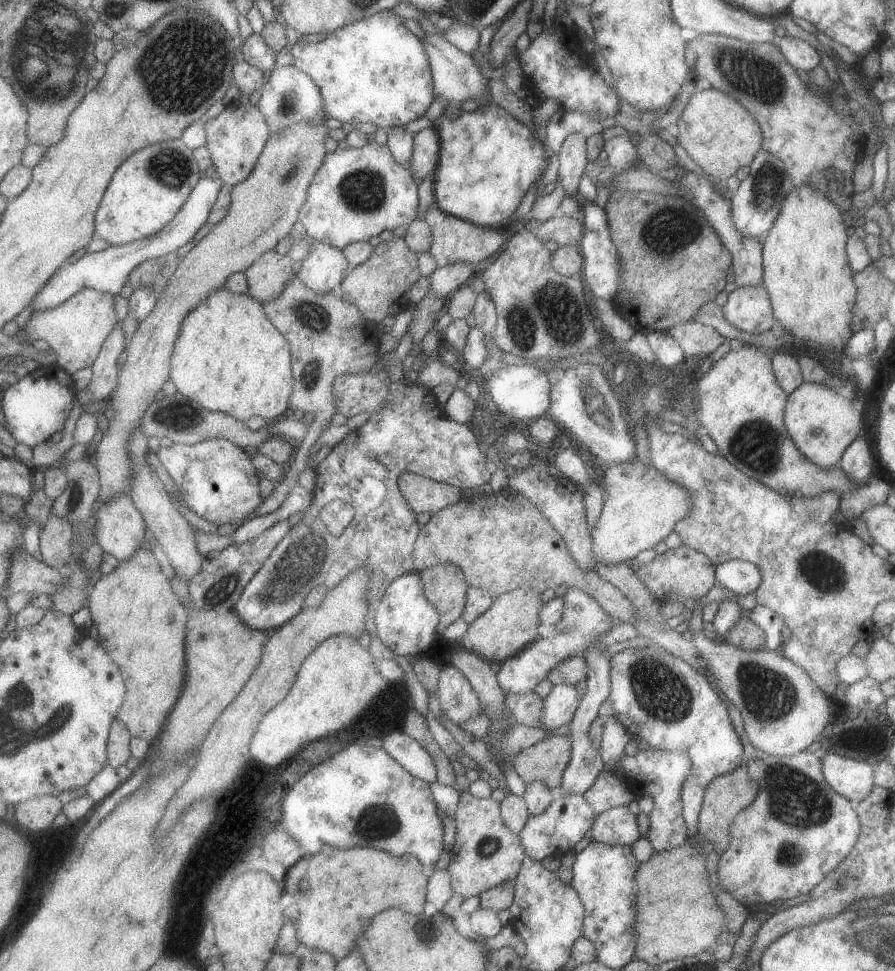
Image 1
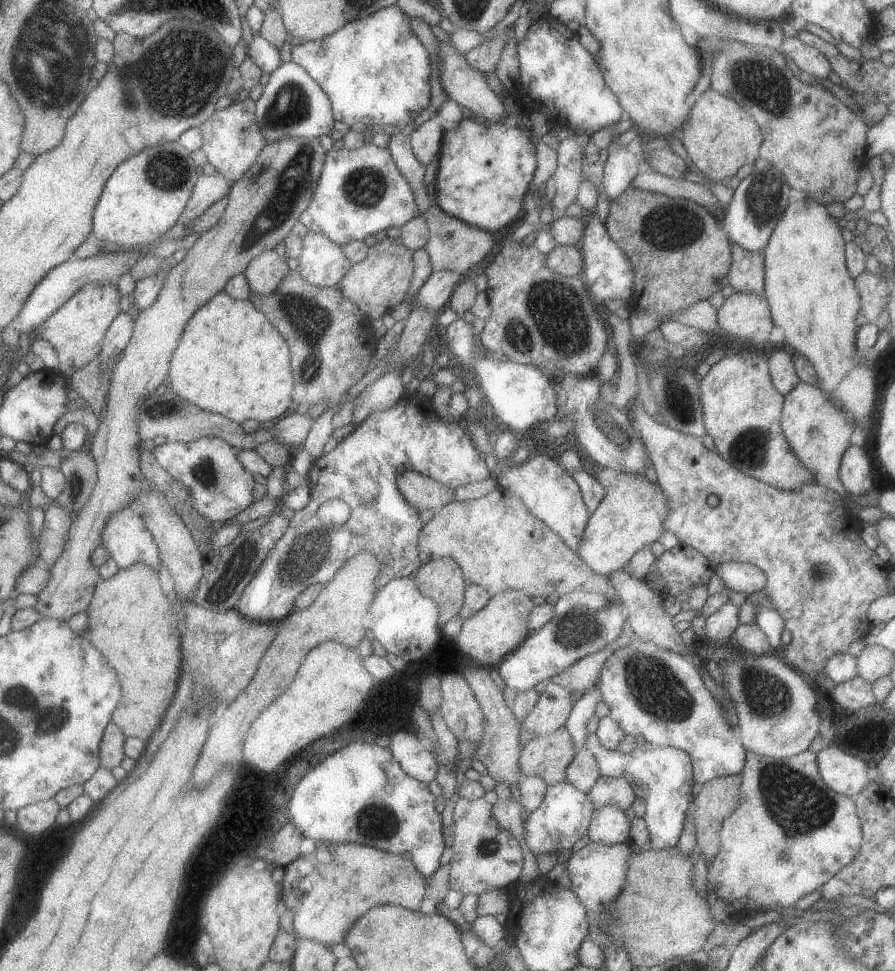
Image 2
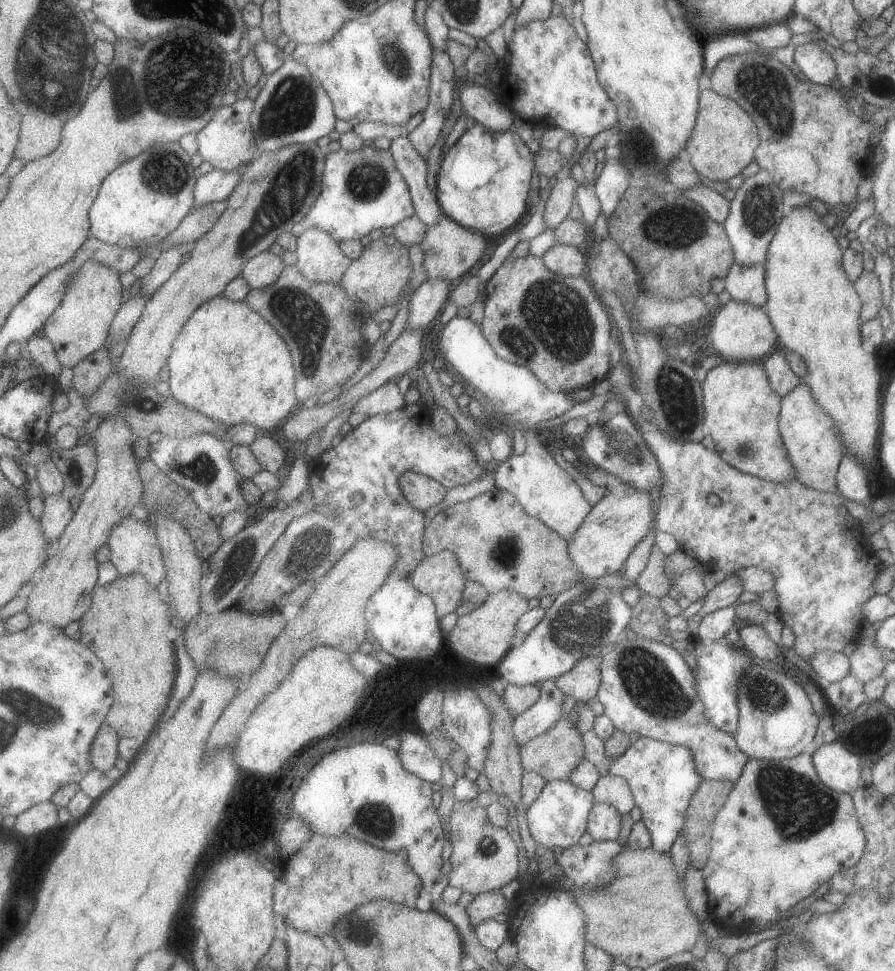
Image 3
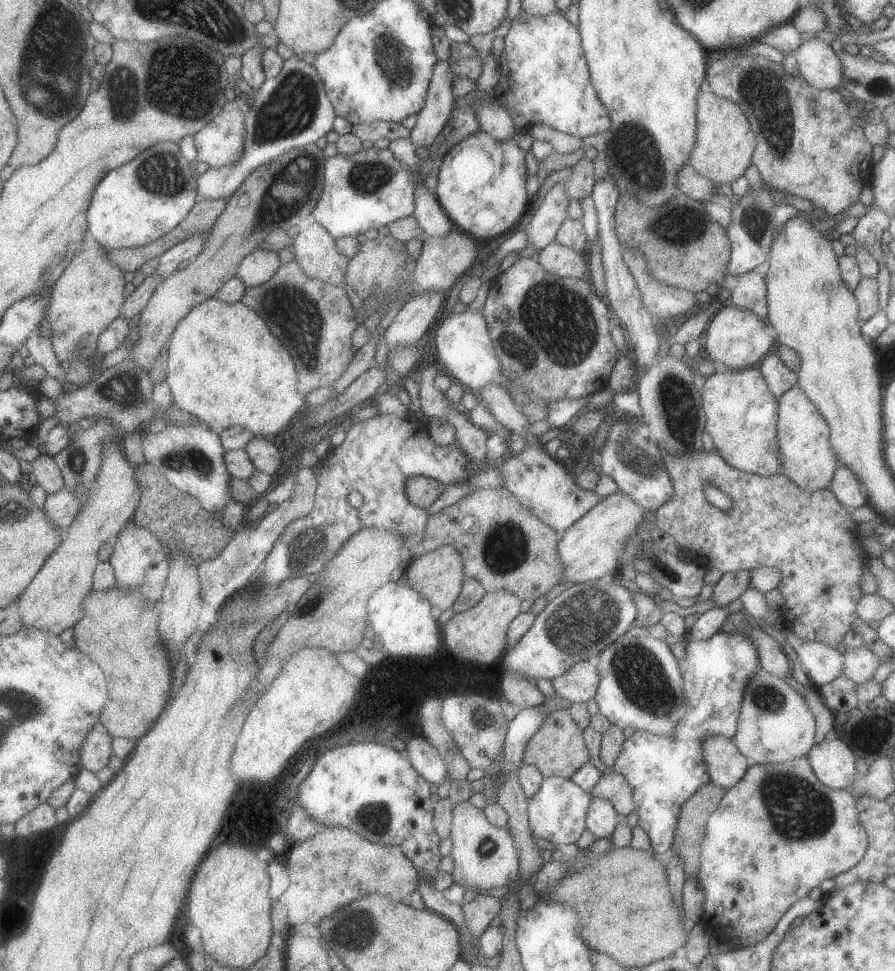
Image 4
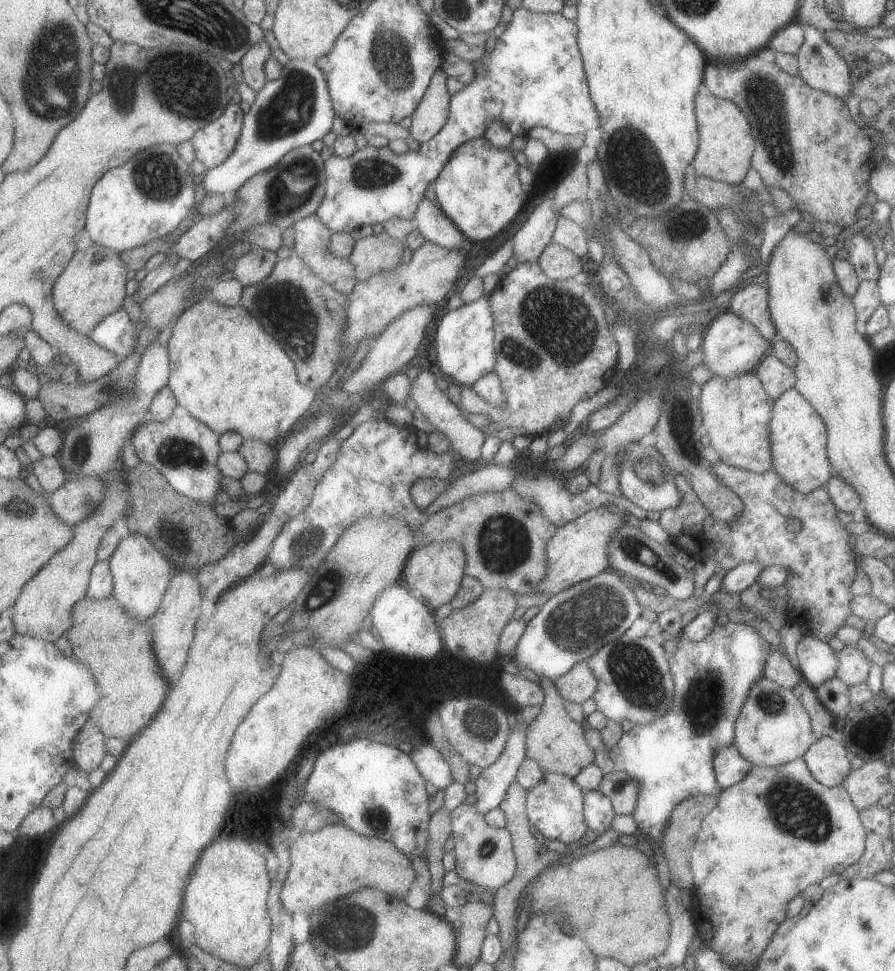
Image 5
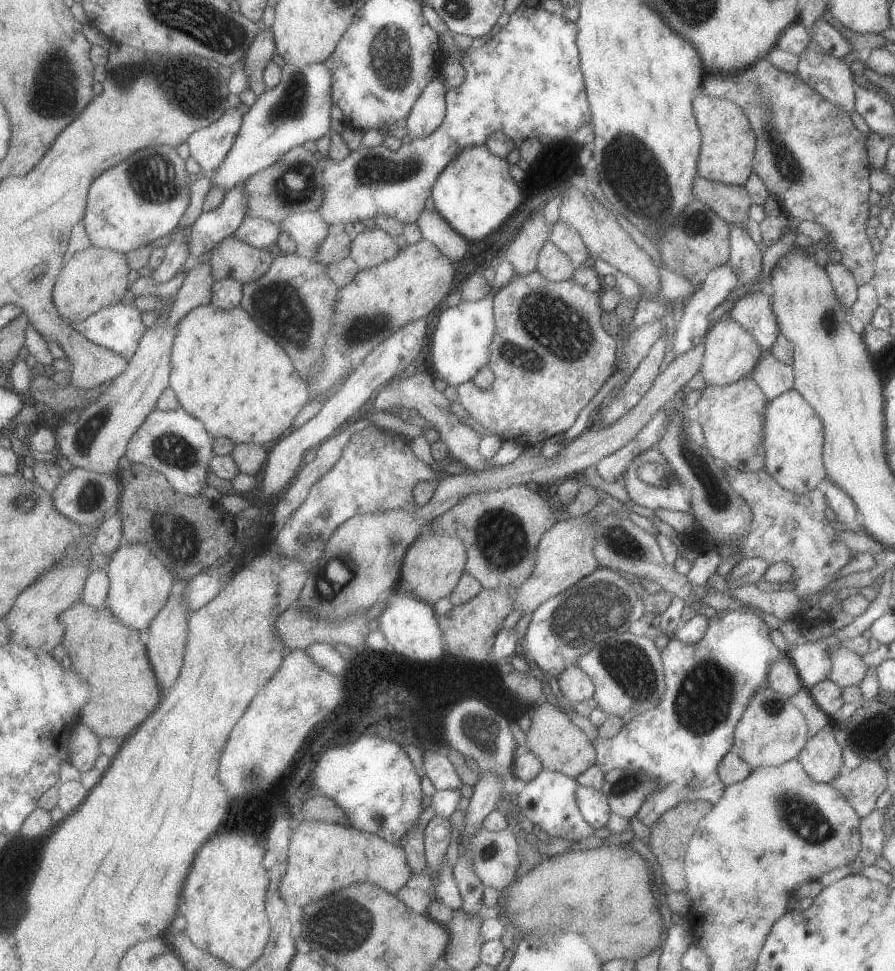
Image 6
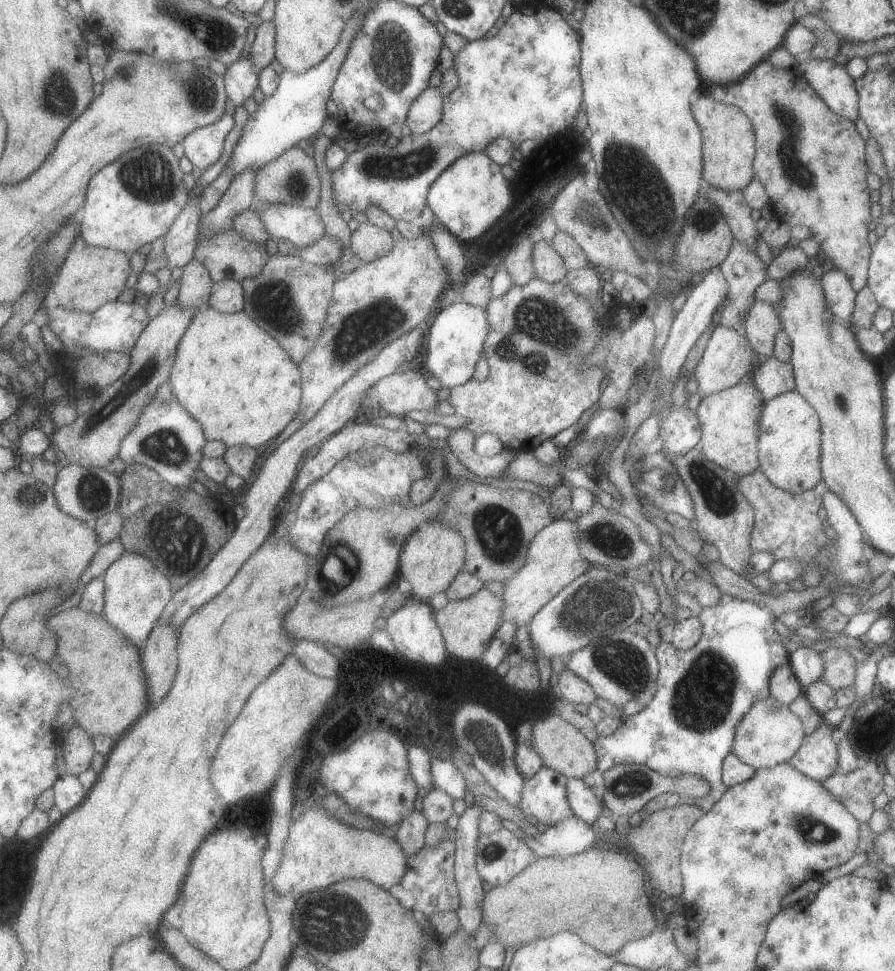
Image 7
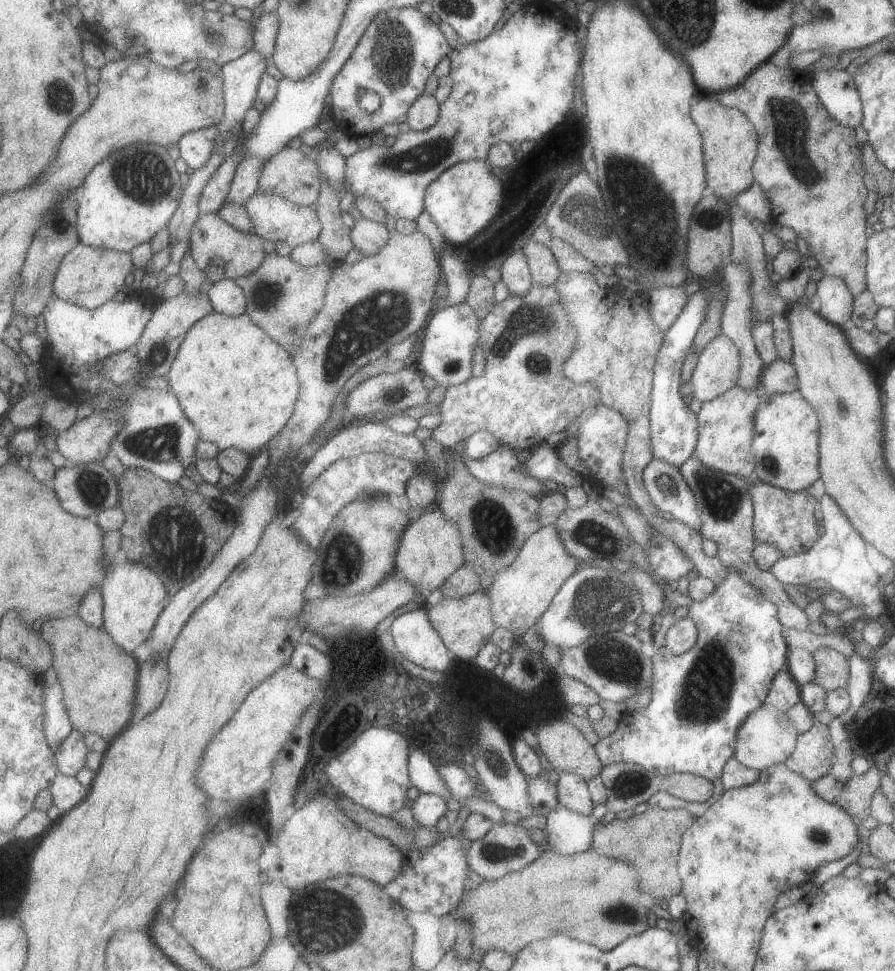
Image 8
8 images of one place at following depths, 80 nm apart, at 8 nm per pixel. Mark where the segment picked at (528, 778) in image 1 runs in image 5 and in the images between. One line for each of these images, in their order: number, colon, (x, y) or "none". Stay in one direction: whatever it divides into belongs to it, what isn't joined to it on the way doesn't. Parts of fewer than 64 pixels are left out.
2: (547, 756)
3: (552, 755)
4: (557, 749)
5: (554, 741)

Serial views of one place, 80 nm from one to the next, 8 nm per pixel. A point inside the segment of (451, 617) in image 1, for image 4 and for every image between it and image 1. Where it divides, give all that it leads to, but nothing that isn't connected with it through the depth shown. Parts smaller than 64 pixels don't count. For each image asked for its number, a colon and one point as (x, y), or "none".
2: (443, 579)
3: (440, 576)
4: (439, 576)

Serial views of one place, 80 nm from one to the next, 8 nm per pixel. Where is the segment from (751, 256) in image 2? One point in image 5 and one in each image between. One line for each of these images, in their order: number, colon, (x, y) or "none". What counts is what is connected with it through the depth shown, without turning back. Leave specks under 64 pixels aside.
3: (744, 283)
4: (747, 291)
5: (750, 303)

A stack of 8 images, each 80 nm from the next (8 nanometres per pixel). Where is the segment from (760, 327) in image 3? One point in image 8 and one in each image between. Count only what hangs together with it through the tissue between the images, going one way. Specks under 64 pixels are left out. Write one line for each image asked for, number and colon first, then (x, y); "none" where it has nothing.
4: (734, 338)
5: (730, 346)
6: (730, 353)
7: (727, 357)
8: (715, 372)

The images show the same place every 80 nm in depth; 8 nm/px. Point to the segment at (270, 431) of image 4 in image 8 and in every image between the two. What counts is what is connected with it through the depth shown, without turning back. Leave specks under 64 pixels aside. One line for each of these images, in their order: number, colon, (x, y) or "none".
5: (227, 371)
6: (226, 370)
7: (236, 379)
8: (240, 388)

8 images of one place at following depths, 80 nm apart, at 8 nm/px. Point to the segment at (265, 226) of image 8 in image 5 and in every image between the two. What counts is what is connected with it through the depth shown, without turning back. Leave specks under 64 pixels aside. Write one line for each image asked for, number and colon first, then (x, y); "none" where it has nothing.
5: (312, 237)
6: (309, 229)
7: (304, 227)

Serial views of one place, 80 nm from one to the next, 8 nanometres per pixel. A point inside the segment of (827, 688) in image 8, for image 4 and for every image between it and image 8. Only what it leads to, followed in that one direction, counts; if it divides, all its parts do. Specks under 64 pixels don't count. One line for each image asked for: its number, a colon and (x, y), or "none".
4: (859, 664)
5: (853, 665)
6: (848, 668)
7: (839, 670)

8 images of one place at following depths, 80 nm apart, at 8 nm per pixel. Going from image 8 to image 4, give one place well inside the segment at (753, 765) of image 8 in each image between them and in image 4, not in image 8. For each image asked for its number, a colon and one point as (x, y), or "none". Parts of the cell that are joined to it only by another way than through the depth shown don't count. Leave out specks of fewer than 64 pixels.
4: (774, 725)
5: (772, 728)
6: (771, 731)
7: (768, 733)

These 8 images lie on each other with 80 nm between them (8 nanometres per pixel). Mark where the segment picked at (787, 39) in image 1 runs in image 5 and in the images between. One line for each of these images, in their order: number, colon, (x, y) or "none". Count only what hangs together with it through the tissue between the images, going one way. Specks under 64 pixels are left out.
2: (809, 60)
3: (816, 65)
4: (818, 64)
5: (819, 65)

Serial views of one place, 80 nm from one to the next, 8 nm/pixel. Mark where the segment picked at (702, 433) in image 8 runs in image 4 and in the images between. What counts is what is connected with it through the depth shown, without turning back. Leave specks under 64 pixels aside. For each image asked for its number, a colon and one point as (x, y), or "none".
4: (741, 414)
5: (736, 411)
6: (731, 416)
7: (728, 419)

